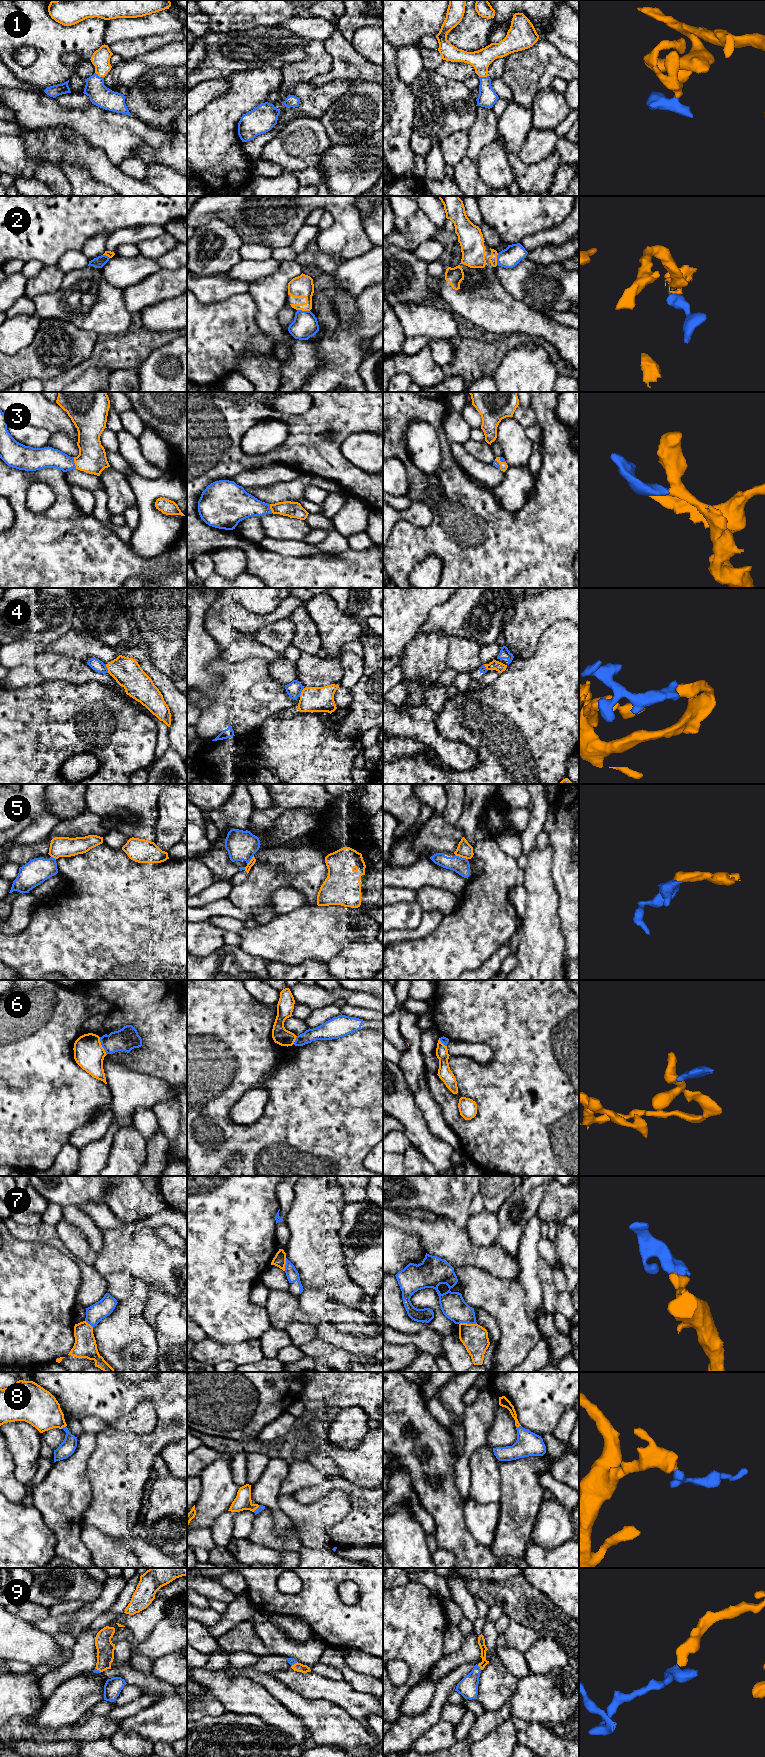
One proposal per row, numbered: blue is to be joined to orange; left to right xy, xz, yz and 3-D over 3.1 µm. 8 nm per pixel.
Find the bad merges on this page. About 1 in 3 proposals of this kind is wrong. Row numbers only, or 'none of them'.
2, 4, 5, 6, 7

